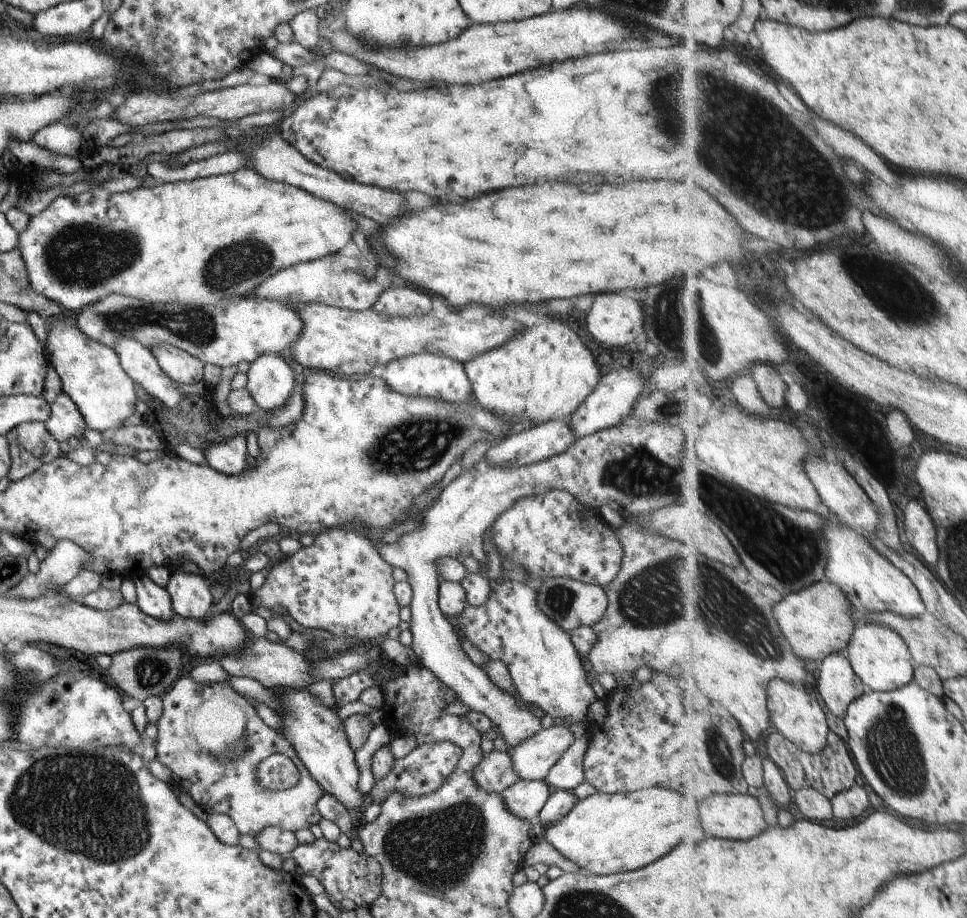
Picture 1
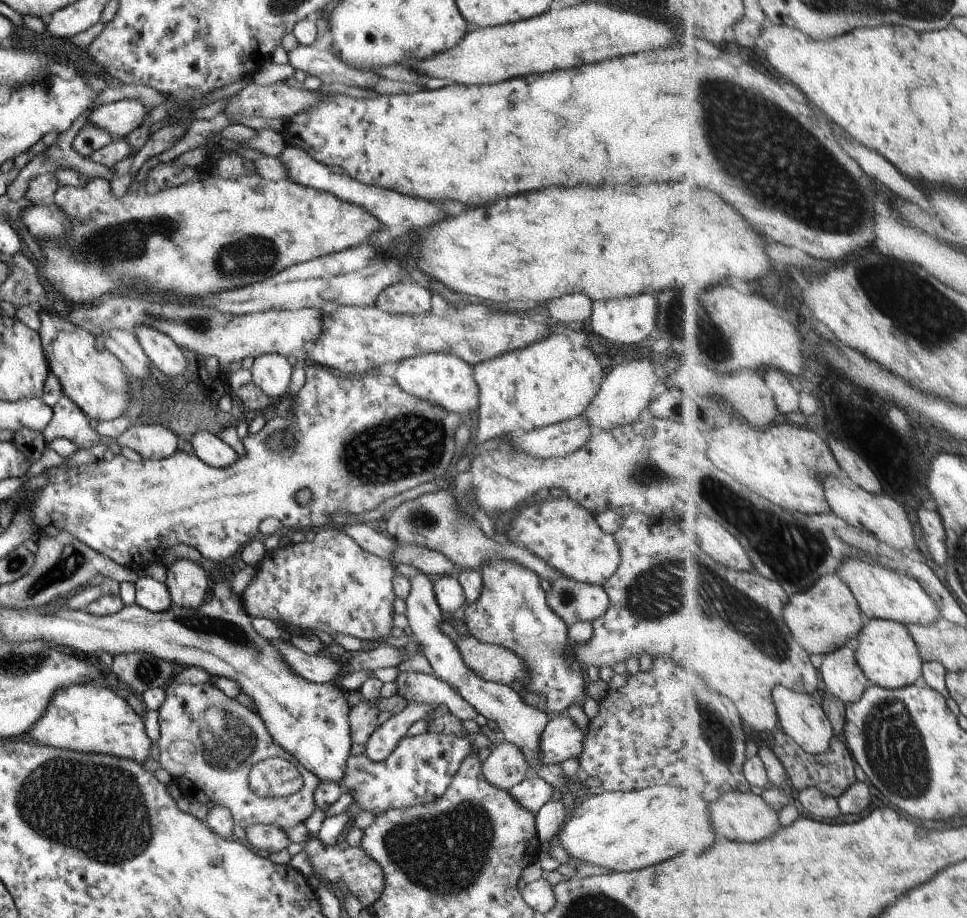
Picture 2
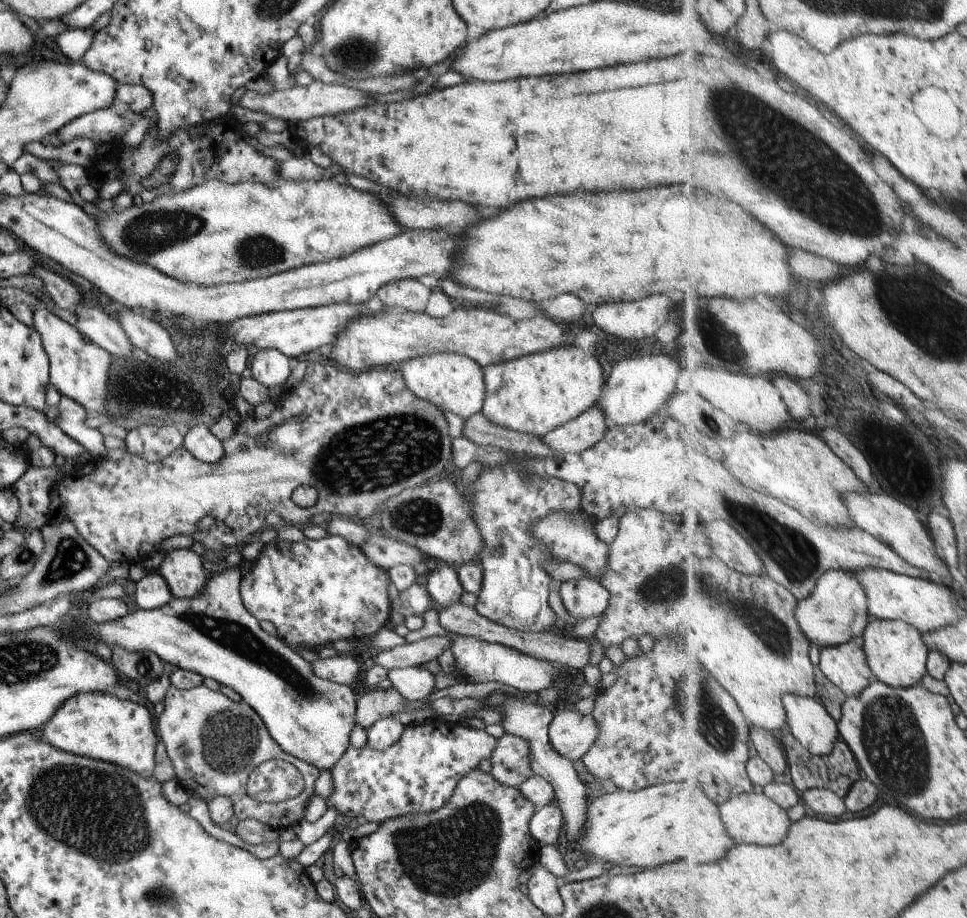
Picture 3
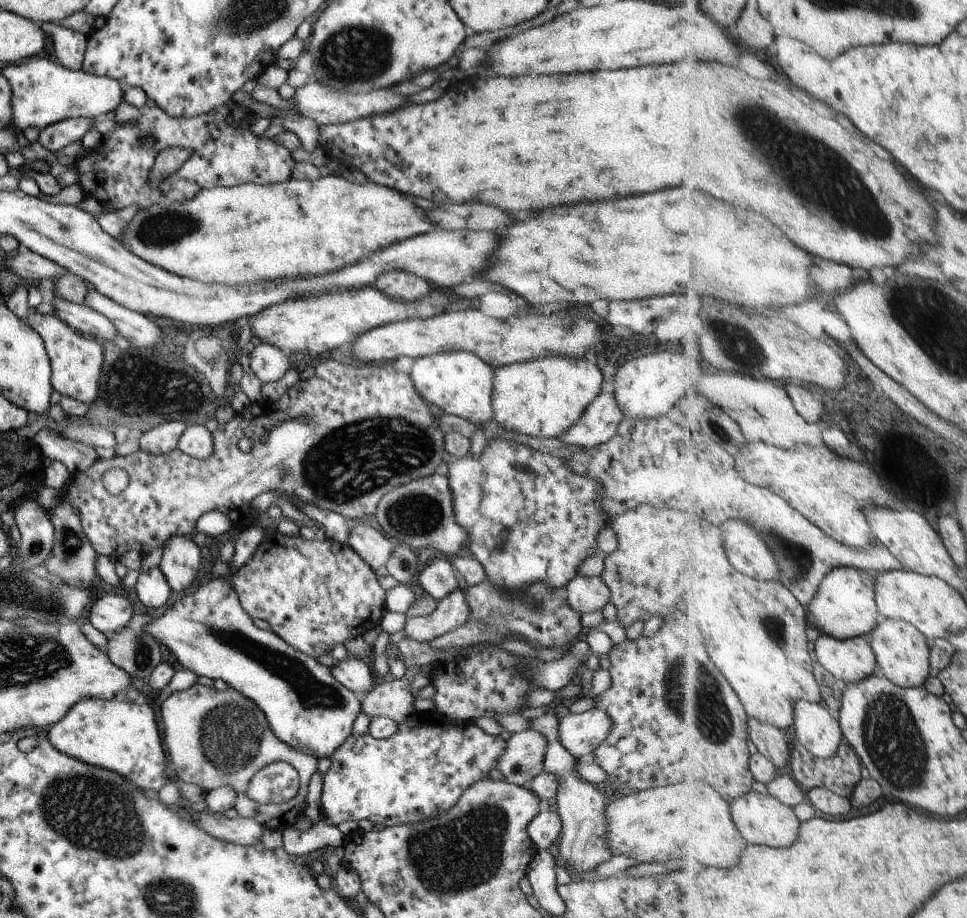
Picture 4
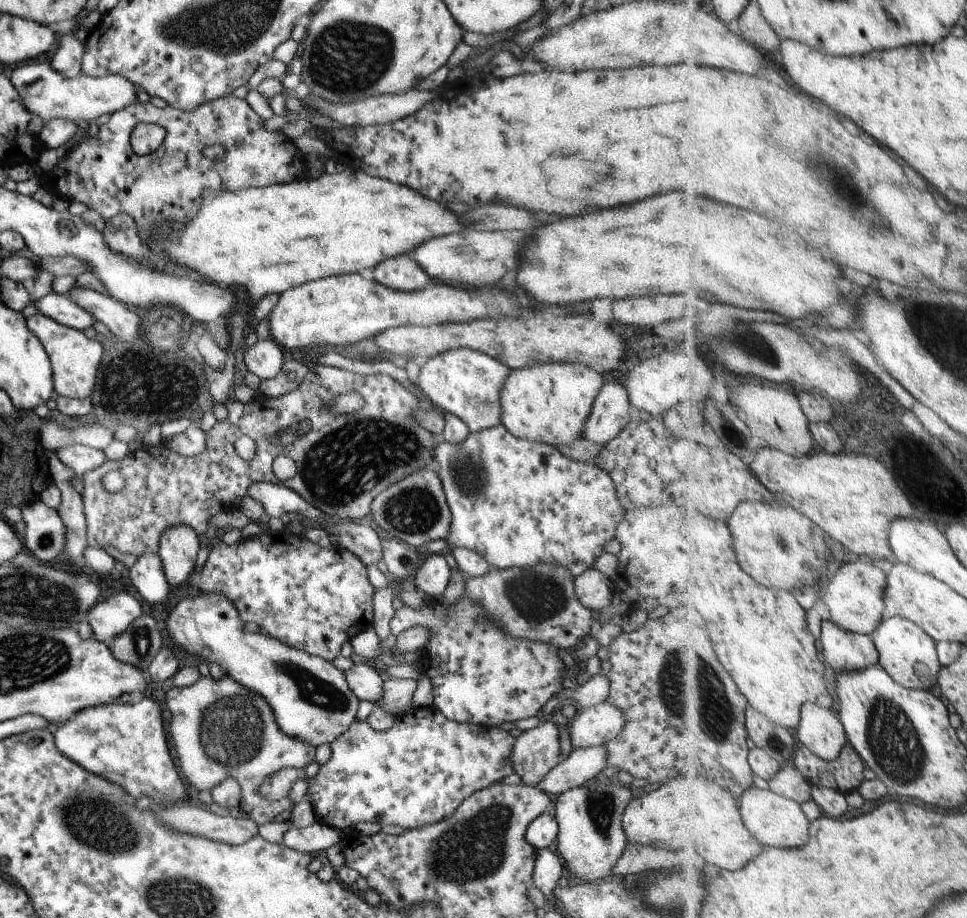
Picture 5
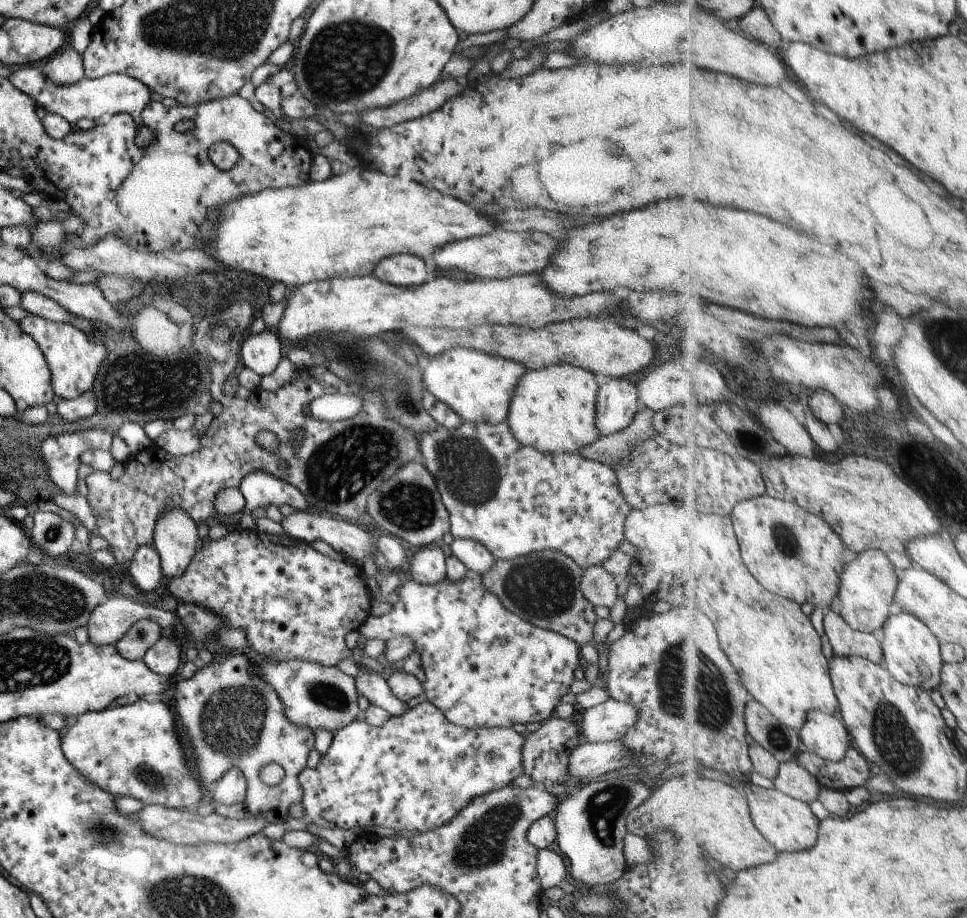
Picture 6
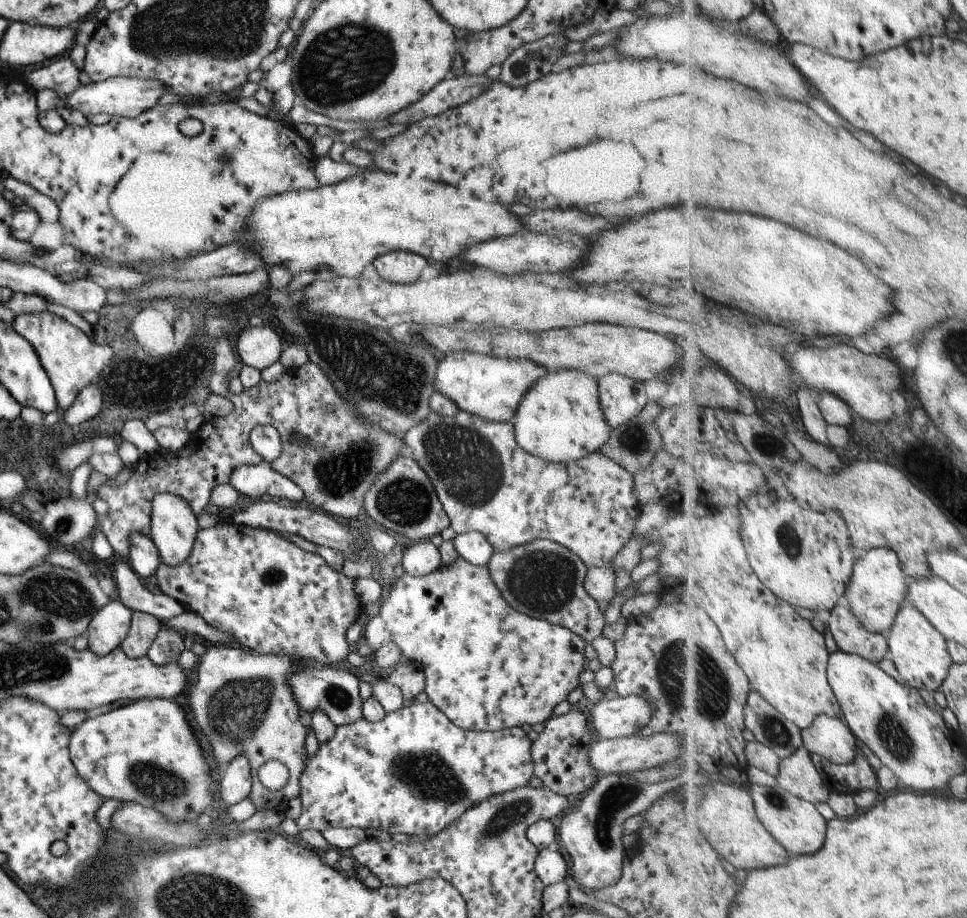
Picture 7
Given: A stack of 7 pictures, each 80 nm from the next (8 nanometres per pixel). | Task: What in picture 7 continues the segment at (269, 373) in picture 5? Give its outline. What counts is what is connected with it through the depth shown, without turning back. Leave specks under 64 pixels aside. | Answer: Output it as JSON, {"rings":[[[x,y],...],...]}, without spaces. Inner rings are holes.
{"rings":[[[243,325],[233,346],[237,359],[261,371],[279,360],[281,338],[269,326]]]}

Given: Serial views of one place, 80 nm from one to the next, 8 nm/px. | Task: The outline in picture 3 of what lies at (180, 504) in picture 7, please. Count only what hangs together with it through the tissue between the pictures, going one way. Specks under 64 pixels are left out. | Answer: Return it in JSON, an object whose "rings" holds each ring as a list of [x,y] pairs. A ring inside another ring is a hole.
{"rings":[[[175,548],[164,555],[157,572],[172,597],[192,598],[202,592],[206,583],[200,556],[190,548]]]}

